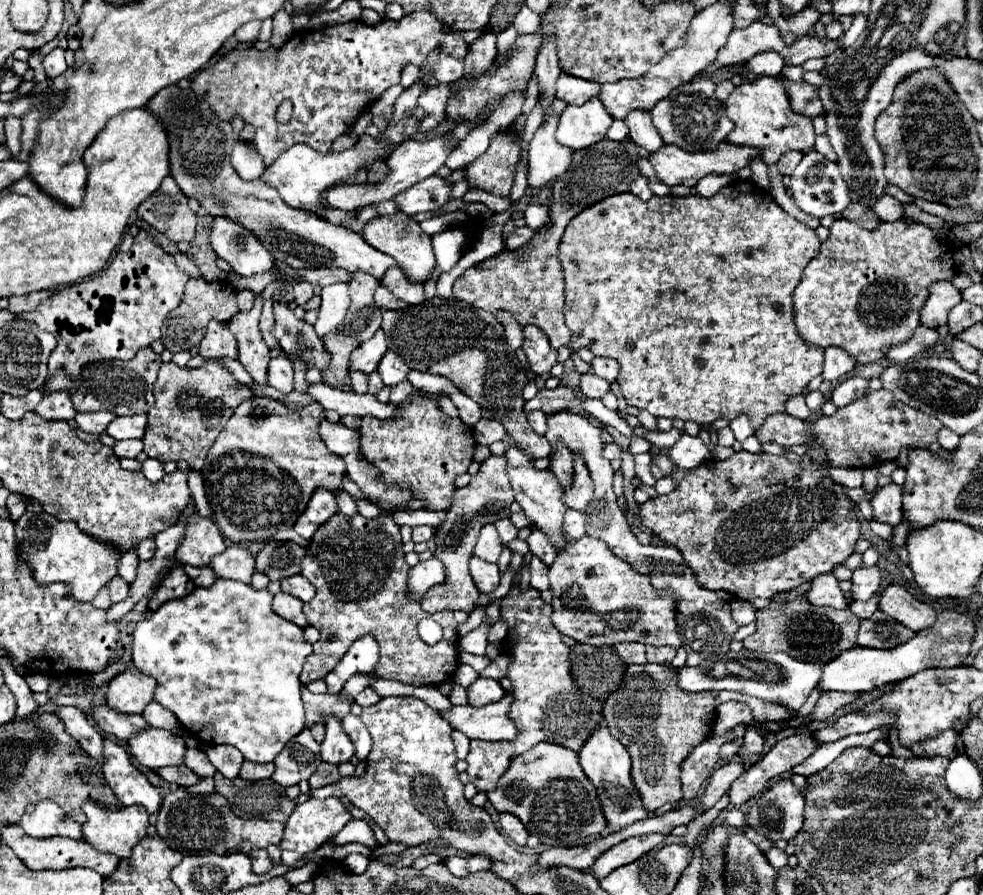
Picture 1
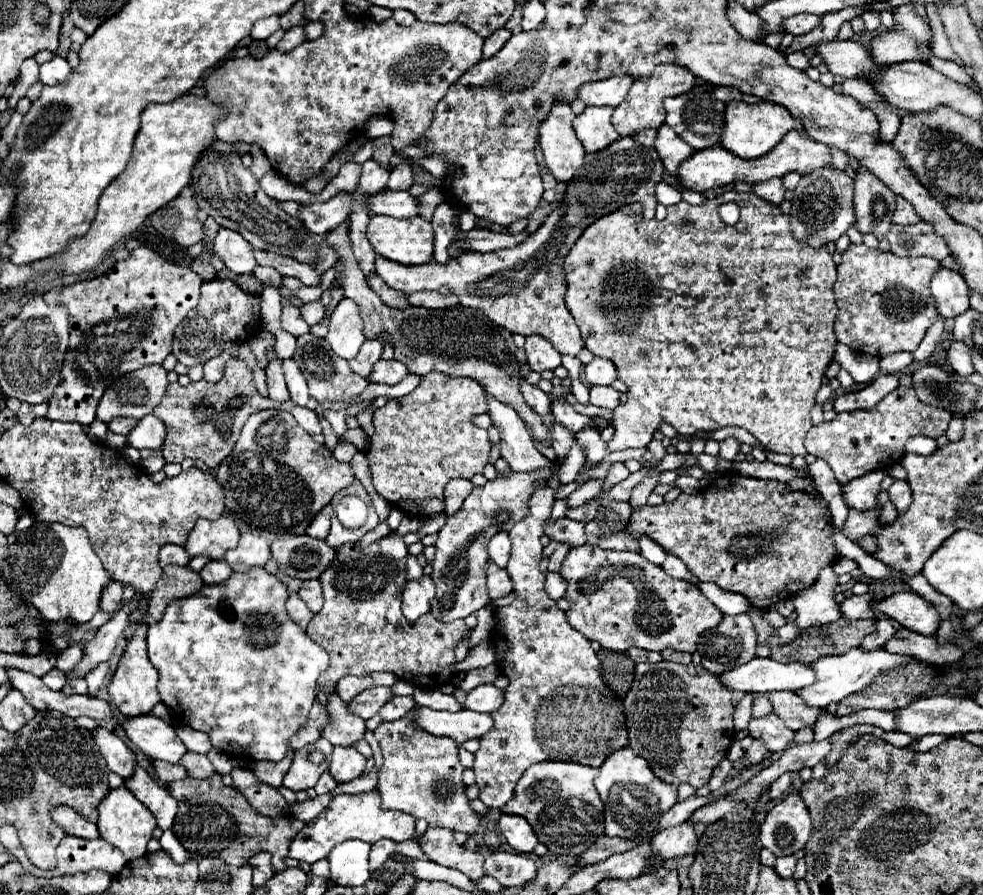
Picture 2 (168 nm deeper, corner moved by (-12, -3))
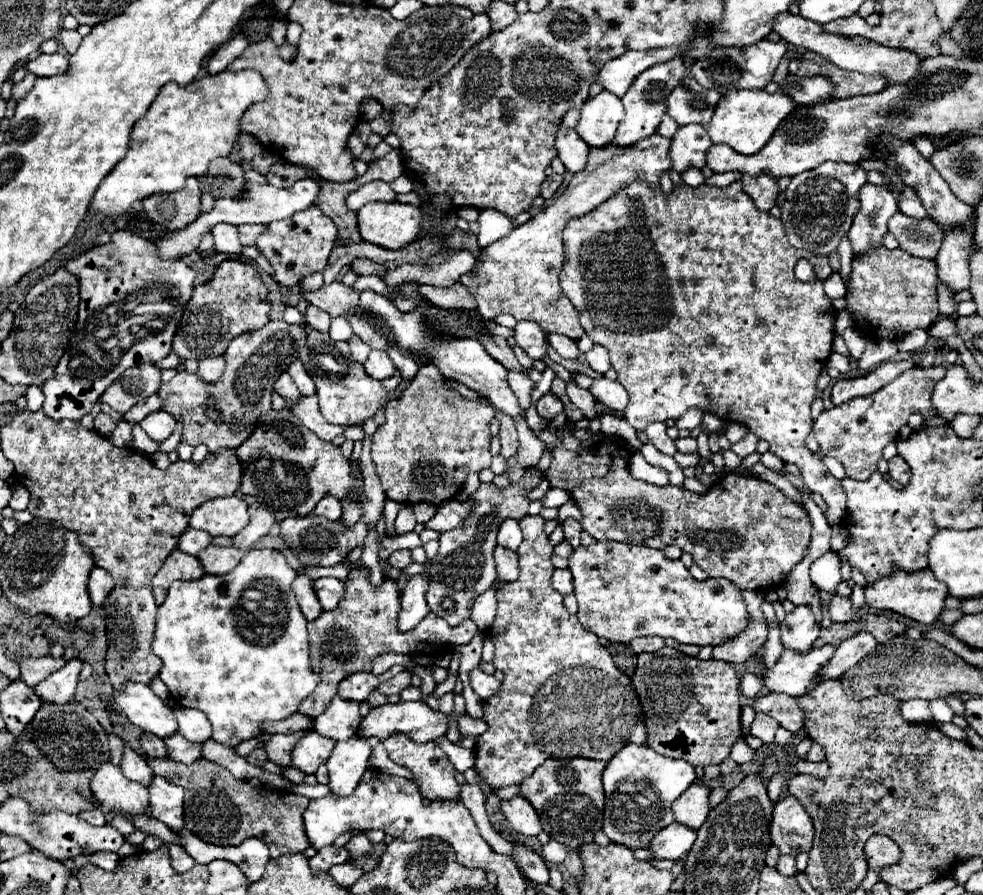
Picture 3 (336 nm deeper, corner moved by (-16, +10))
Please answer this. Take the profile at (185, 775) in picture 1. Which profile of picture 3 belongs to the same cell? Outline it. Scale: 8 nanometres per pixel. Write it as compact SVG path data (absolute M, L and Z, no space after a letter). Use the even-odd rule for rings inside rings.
M148 732L140 734L140 746L146 752L148 758L168 758L166 754L166 746L158 736L152 736Z

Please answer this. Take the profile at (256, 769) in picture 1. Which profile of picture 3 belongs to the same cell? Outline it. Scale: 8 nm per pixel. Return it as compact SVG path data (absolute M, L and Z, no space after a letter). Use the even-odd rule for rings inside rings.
M296 732L296 734L272 734L270 740L266 742L266 754L268 760L272 760L278 766L288 766L292 764L292 750L296 742L304 736L306 732Z

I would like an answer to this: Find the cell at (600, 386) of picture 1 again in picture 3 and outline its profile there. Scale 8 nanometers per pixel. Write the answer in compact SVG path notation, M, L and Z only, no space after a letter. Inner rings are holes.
M600 376L598 380L594 380L590 392L594 394L594 398L598 402L602 402L606 408L610 408L612 412L624 412L624 408L628 406L628 394L624 390L624 386L616 380L608 380L604 376Z

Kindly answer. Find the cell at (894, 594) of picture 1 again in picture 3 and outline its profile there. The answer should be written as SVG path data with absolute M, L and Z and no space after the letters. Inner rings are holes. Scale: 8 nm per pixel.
M924 568L914 574L896 570L896 574L878 578L876 582L868 582L864 588L864 596L866 596L866 604L874 610L892 610L892 612L906 616L910 620L916 620L920 624L934 624L944 608L948 588L934 578L930 568Z

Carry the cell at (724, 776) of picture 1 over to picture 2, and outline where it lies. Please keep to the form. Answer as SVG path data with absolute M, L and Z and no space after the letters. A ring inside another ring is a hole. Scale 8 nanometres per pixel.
M754 739L754 743L752 743L750 749L746 751L746 755L748 755L748 759L750 759L752 765L758 765L758 763L764 759L766 753L768 753L768 749L766 749L758 739Z

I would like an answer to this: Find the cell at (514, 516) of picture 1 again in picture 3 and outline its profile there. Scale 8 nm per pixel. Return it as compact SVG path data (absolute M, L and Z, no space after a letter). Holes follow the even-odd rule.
M568 518L566 522L562 522L562 526L564 526L564 540L566 540L572 548L578 548L578 546L580 546L580 532L582 532L580 522Z

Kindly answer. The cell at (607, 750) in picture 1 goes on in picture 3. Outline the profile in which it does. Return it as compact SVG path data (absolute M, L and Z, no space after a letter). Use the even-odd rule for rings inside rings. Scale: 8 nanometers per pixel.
M624 746L604 770L604 834L610 838L610 842L622 844L630 850L648 848L652 836L674 822L670 806L694 780L694 766L686 760L660 756L650 746Z

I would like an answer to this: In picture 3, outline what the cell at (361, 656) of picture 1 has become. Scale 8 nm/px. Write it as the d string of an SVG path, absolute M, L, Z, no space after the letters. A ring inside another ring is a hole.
M392 666L388 672L374 676L374 674L352 674L344 678L338 686L338 696L344 700L358 700L364 702L384 680L390 680L398 672L402 672L404 666Z

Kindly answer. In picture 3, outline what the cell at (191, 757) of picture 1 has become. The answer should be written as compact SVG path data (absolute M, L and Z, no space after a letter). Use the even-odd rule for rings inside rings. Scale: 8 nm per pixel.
M174 732L172 736L168 736L168 740L164 740L166 748L168 748L168 756L176 762L182 762L182 764L192 764L196 760L202 758L202 744L194 744L194 742L188 742L182 734Z

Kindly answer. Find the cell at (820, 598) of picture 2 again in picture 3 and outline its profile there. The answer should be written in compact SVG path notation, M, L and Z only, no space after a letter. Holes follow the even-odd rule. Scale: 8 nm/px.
M796 606L796 610L788 614L784 622L780 622L780 632L782 632L780 640L786 650L804 654L812 650L812 644L818 638L820 626L814 622L810 608Z

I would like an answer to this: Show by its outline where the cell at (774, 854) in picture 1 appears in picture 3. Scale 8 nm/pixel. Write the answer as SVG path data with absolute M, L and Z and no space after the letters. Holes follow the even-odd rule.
M780 856L778 858L778 864L776 864L776 870L784 876L794 876L796 874L796 866L794 866L796 858L794 856Z

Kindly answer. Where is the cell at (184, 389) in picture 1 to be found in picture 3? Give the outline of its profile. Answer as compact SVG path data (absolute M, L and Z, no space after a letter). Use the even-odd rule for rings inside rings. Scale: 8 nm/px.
M272 320L264 328L256 332L248 332L230 342L224 358L226 370L216 384L204 384L196 374L178 372L170 382L160 386L160 398L164 402L164 410L168 410L176 420L182 418L182 442L190 446L204 444L210 452L220 448L238 448L248 436L252 436L256 422L262 414L270 410L274 382L282 372L288 370L292 360L298 358L300 348L306 340L306 320L296 324L286 324L284 320Z

